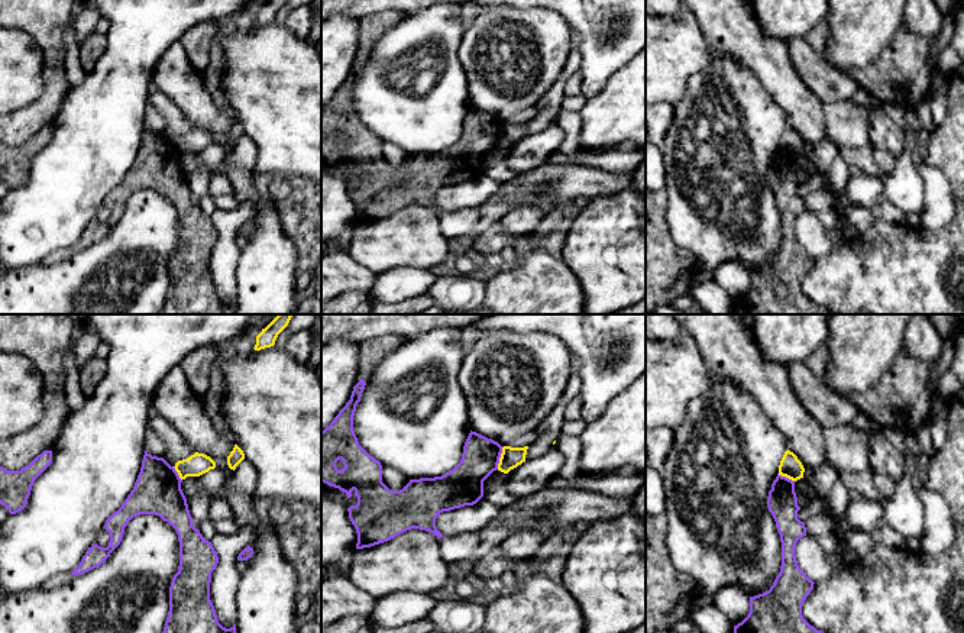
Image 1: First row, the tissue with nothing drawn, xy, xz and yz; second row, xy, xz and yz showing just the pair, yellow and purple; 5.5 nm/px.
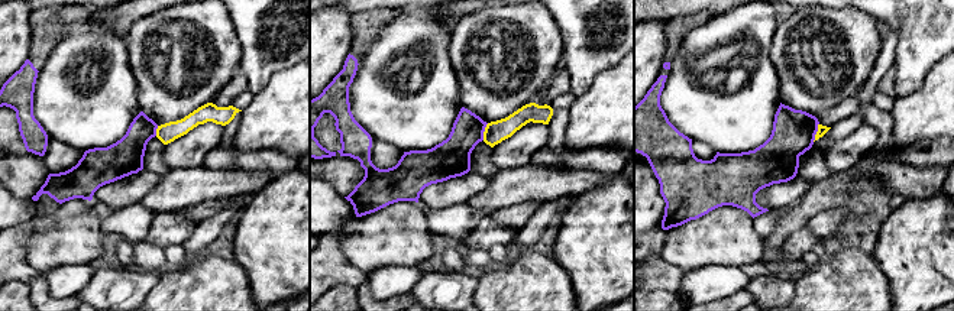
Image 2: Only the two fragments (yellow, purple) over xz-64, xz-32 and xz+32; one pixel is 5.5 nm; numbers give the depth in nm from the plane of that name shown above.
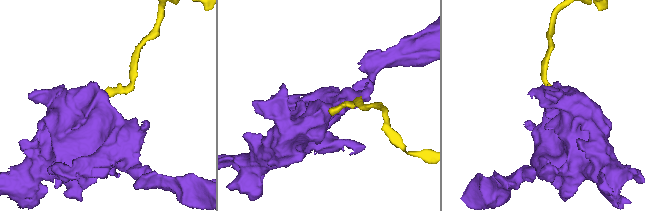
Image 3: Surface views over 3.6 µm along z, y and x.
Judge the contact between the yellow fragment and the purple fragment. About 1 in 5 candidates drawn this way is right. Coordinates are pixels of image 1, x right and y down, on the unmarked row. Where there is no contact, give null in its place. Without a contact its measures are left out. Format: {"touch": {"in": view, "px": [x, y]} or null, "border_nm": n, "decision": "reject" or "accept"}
{"touch": {"in": "xz", "px": [500, 133]}, "border_nm": 130, "decision": "reject"}

